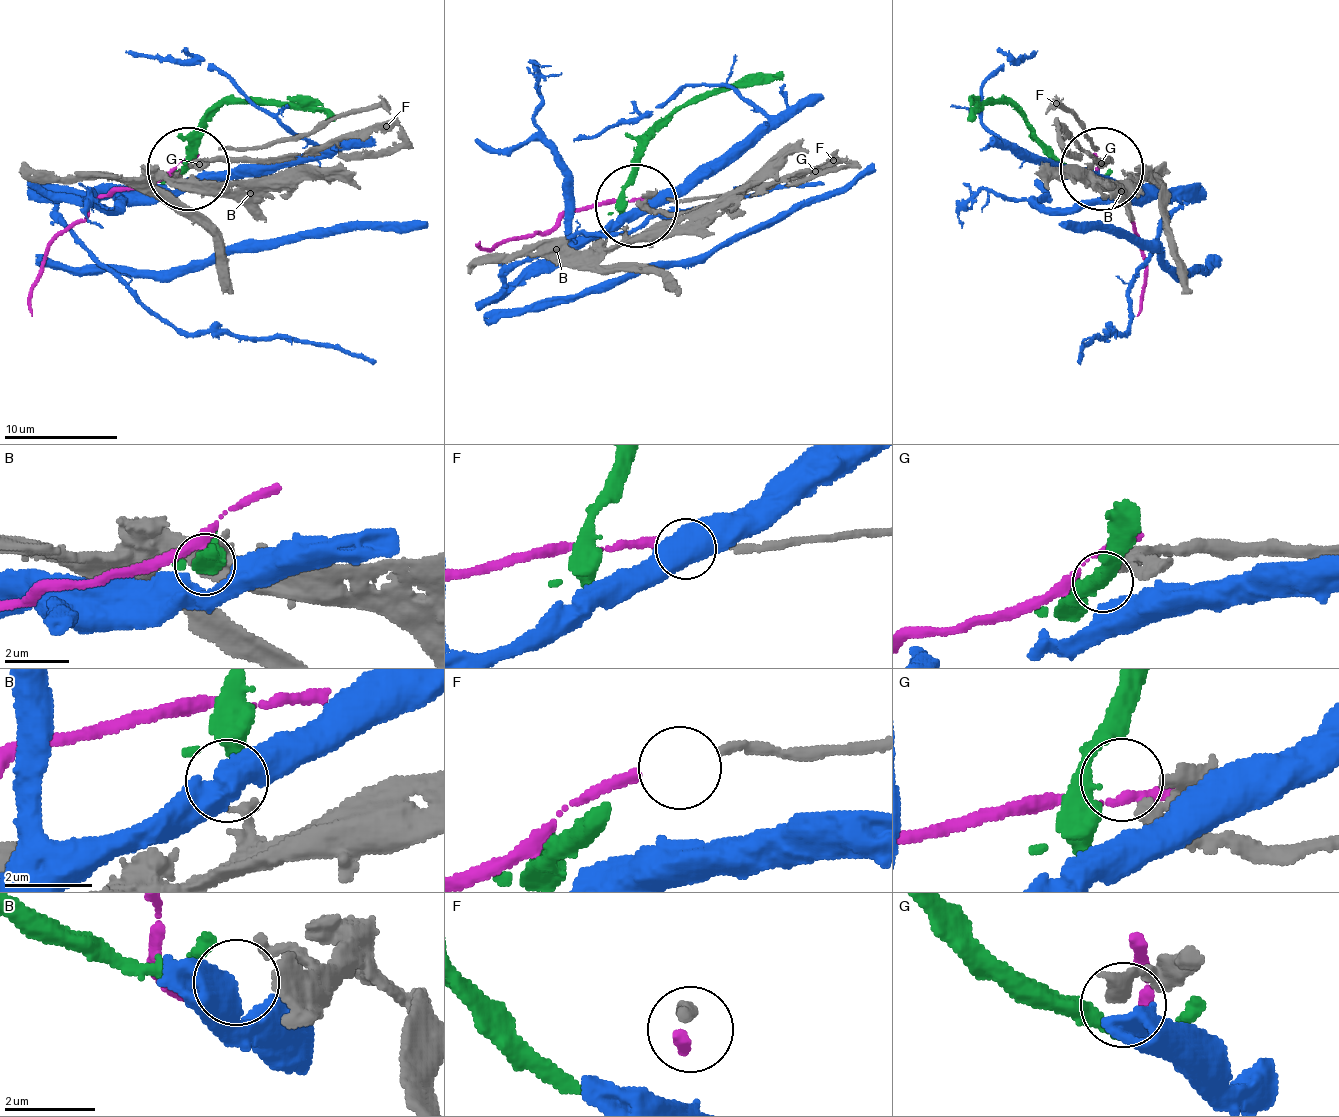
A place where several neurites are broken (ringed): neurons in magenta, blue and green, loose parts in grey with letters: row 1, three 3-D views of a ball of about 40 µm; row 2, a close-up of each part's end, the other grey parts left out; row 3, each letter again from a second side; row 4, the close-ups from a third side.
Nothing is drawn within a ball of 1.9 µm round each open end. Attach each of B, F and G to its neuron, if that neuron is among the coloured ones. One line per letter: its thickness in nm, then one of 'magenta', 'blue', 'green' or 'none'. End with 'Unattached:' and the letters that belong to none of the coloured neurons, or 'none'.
B: 300 nm thick; green
F: 200 nm thick; magenta
G: 360 nm thick; none
Unattached: G

